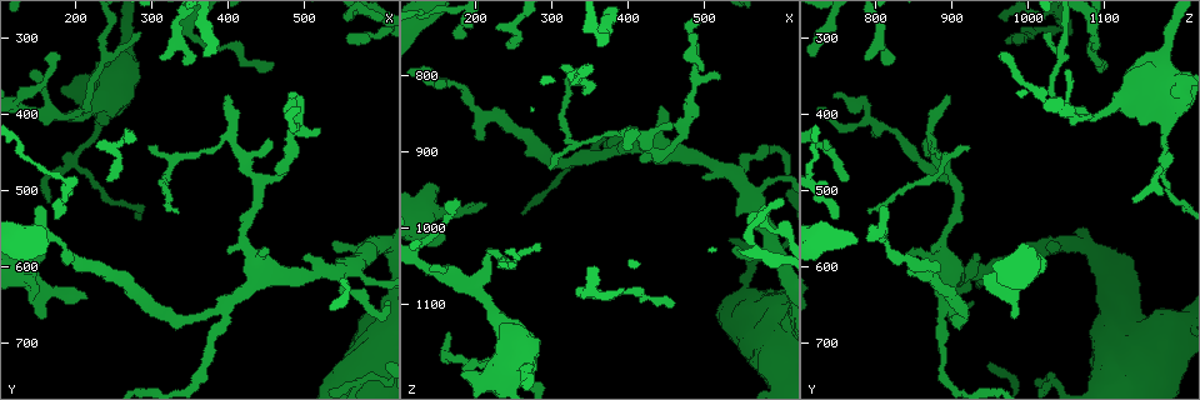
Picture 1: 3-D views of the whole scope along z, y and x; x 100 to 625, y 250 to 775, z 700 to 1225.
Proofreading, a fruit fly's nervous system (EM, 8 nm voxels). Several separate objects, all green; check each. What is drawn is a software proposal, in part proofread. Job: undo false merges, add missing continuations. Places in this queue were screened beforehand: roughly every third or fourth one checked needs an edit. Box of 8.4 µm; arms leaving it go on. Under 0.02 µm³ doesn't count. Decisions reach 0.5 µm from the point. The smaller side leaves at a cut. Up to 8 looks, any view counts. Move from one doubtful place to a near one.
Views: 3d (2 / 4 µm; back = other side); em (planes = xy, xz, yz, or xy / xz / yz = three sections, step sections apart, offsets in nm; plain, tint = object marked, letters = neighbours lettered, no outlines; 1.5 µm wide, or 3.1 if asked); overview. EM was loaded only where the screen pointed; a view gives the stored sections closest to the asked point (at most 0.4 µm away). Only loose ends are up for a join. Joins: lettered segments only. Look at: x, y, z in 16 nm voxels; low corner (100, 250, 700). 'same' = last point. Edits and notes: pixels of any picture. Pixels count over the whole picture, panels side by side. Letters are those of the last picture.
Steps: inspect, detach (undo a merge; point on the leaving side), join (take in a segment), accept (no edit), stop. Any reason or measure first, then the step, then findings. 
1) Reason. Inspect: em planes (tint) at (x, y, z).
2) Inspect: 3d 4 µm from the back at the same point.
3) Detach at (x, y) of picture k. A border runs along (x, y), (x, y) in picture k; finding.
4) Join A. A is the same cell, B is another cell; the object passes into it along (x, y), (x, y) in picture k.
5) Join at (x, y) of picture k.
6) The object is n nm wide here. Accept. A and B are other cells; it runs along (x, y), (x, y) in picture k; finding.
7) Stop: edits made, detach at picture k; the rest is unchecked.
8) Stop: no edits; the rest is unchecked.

Branch point. Inspect: em planes (letters) at (395, 650, 890).

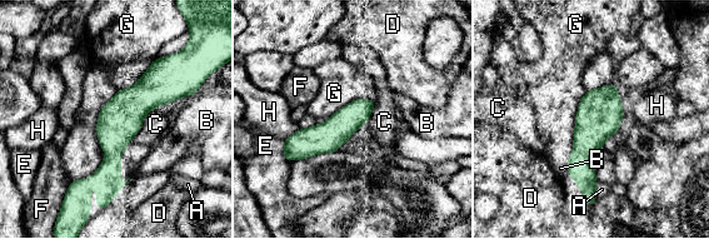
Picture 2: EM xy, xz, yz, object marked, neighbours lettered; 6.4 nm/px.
The longest contact is with G, 550 nm. Accept. A, B, C, D, E, F, G and H are other cells; it runs along (160, 60), (116, 125), (110, 192) in picture 2; all the same neuron.

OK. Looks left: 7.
Free end. Inspect: 3d 4 µm at (335, 525, 790).

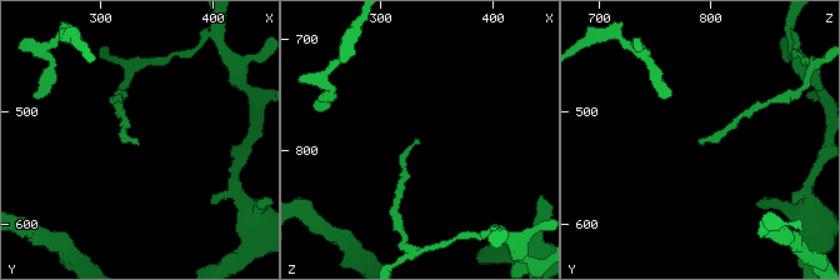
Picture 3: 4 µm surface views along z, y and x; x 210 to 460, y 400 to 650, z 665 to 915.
Now the EM. Inspect: em xz step 8 (letters) at (330, 526, 788).

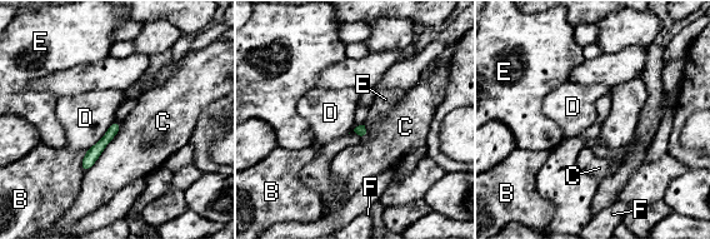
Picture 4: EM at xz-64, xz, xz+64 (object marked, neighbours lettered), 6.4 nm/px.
Accept. B, C, D, E and F are other cells; a border runs along (115, 120), (85, 152) in picture 4; none of them fits.

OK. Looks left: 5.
Thin end. Inspect: 3d 2 µm at (145, 340, 1045).

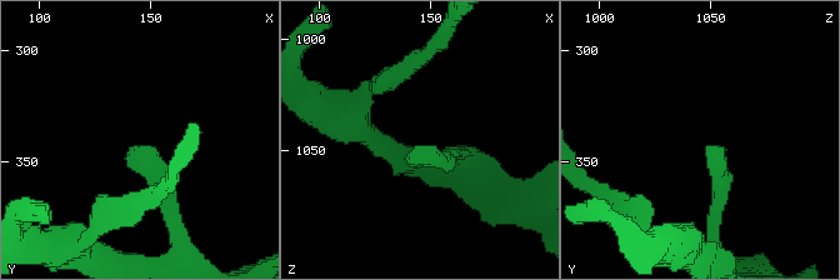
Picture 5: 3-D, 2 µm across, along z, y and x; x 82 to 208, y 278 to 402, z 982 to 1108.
Now the EM. Inspect: em planes (letters) at (149, 346, 1047).

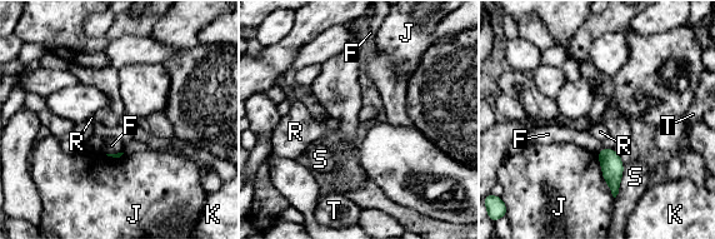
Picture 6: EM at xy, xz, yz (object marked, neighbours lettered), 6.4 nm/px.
Accept. F, J, K, R, S and T are other cells; none of them fits.

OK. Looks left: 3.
Stop: no edits; the rest is unchecked.

